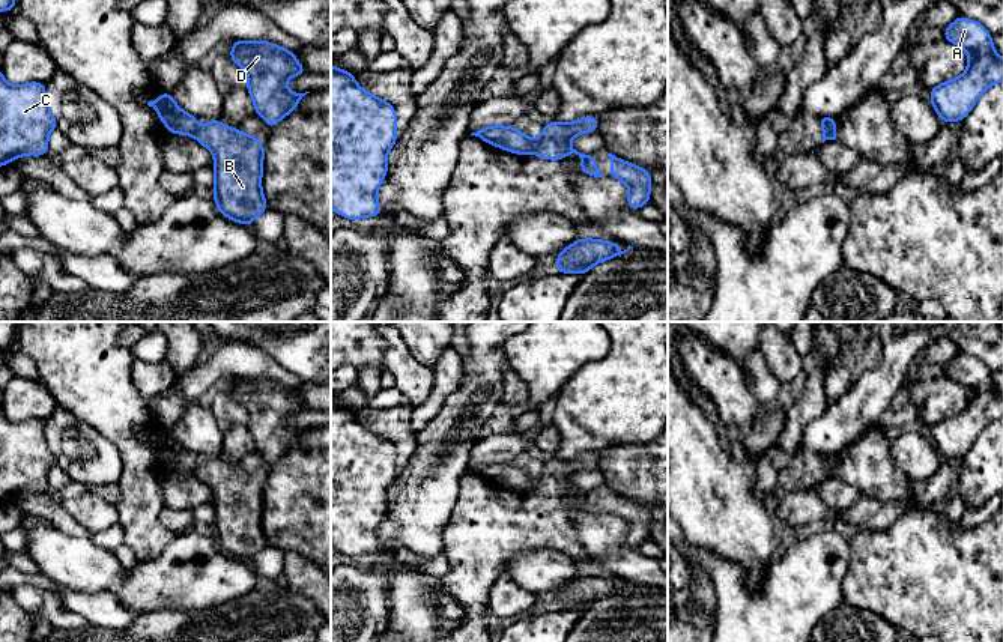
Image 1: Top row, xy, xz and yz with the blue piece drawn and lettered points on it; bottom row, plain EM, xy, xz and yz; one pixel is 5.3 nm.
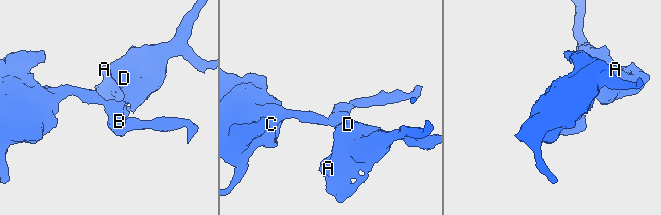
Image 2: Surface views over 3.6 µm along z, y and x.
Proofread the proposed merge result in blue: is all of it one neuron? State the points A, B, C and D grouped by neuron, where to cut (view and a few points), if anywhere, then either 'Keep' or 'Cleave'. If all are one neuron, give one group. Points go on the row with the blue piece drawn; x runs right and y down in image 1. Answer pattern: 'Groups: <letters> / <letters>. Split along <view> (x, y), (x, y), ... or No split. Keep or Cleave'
Groups: A B D / C. Split along xz (533, 140), (534, 151). Cleave

